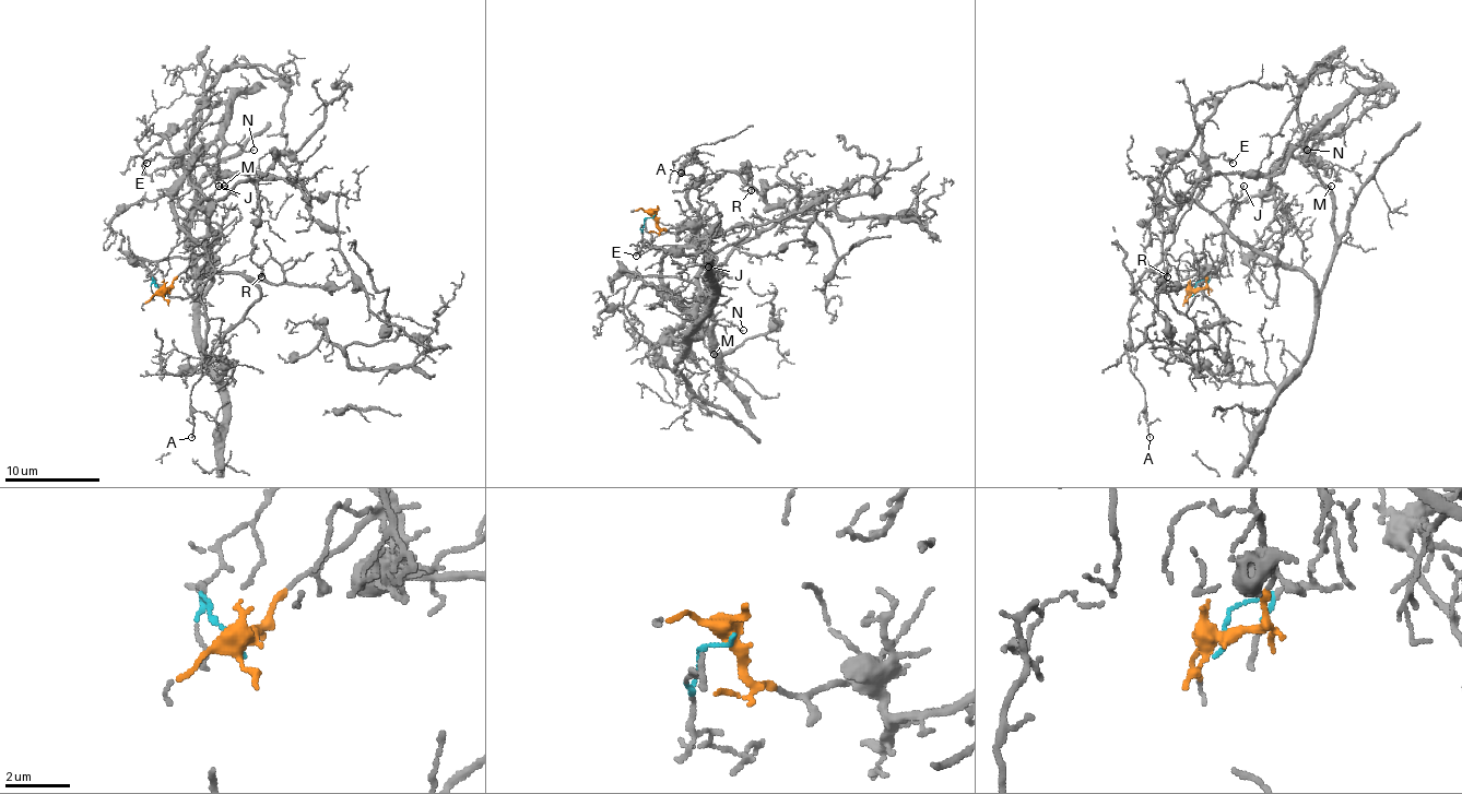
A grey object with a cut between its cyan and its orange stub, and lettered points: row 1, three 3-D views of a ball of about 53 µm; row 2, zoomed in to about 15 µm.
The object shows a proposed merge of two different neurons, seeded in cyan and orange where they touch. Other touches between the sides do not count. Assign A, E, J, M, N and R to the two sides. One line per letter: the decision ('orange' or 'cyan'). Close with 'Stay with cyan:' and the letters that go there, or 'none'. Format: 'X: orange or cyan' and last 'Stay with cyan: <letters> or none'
A: orange
E: orange
J: orange
M: cyan
N: cyan
R: orange
Stay with cyan: M, N

